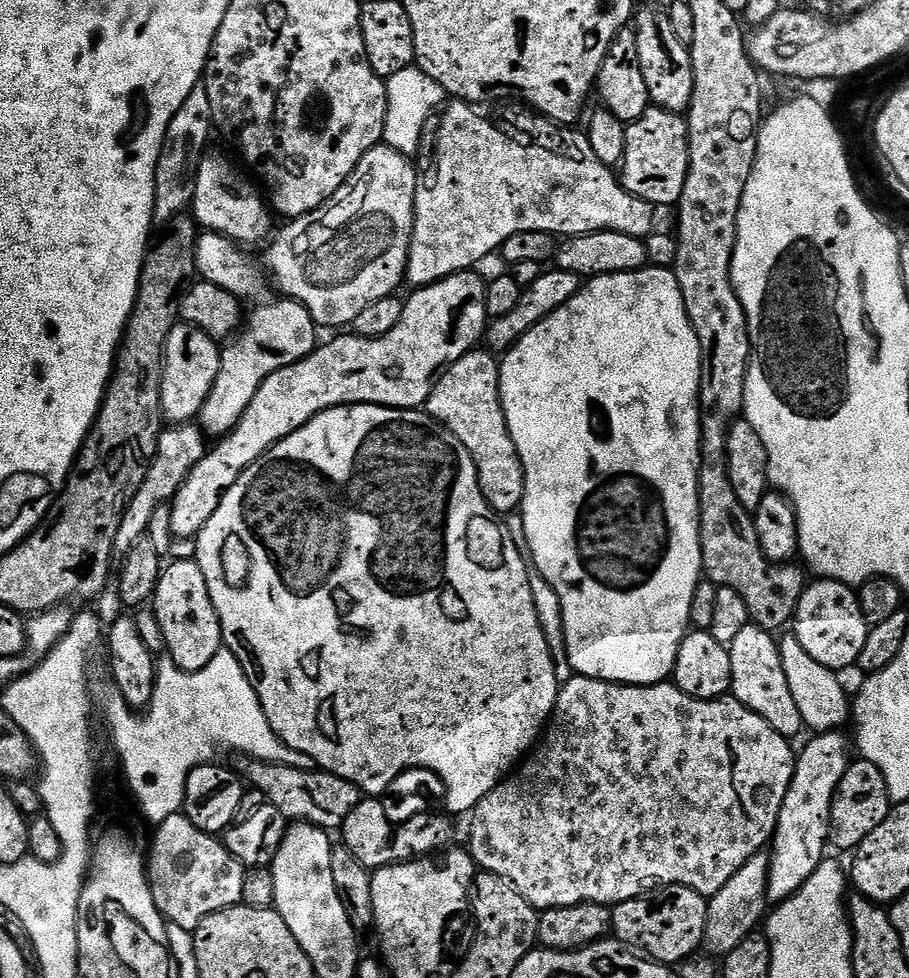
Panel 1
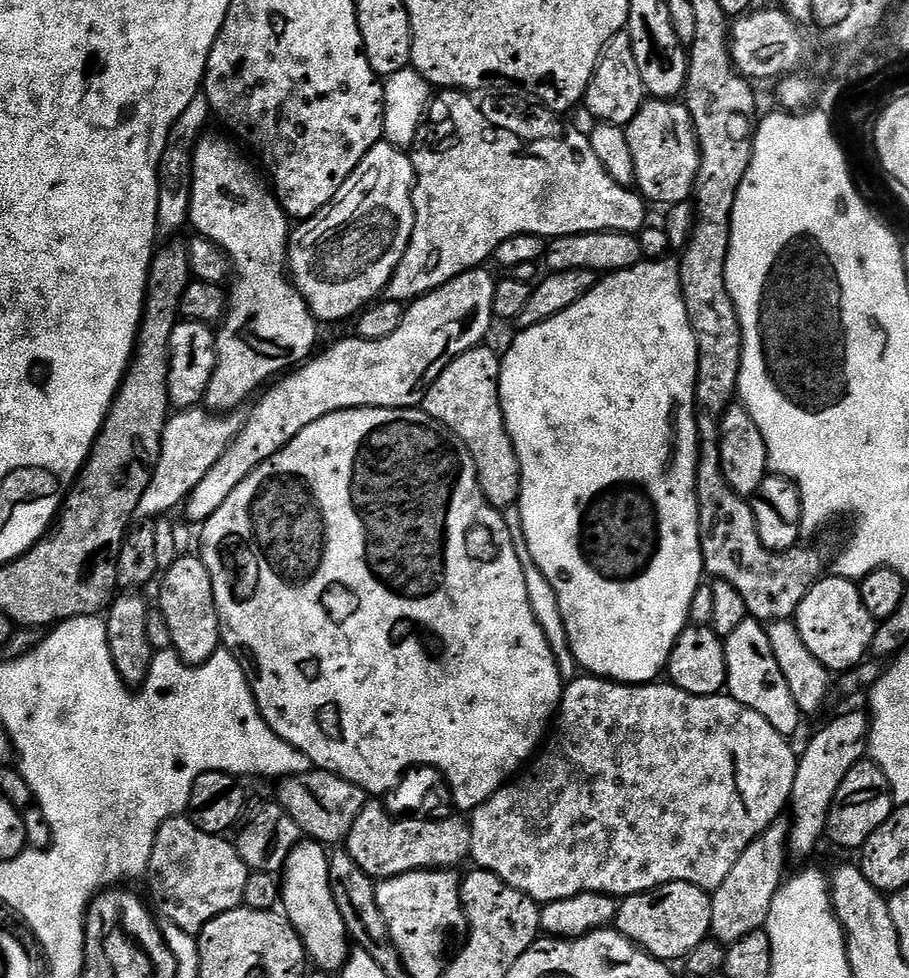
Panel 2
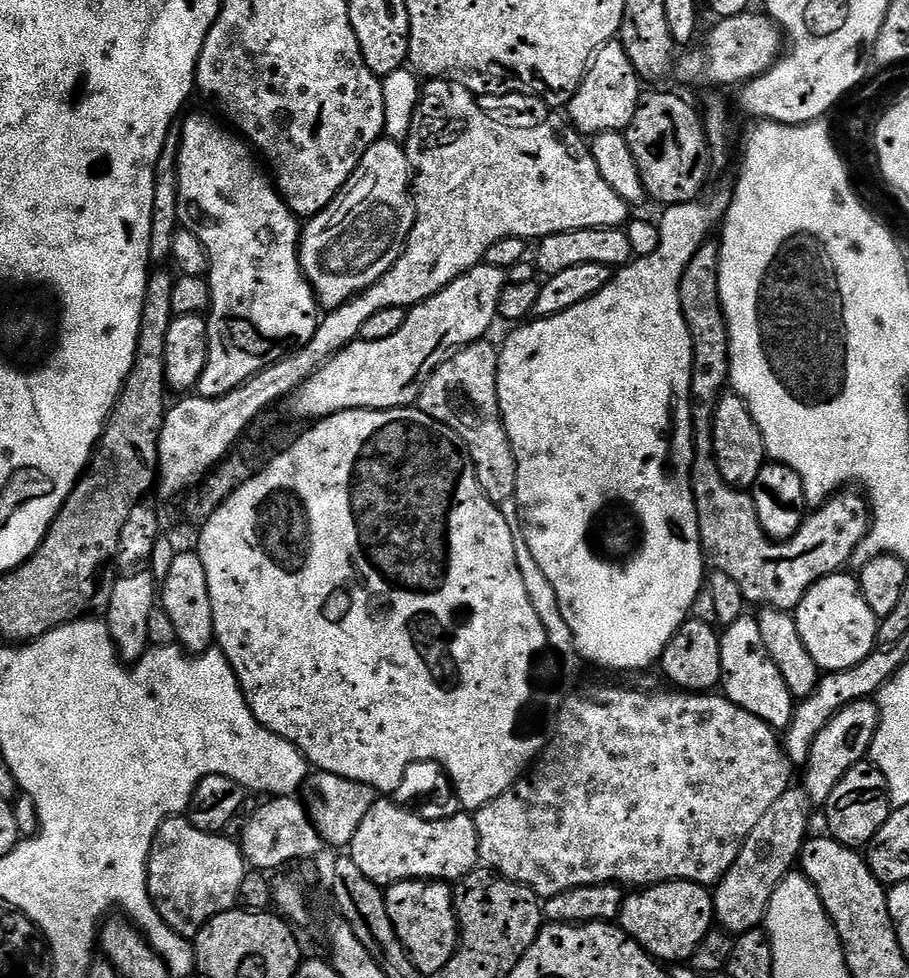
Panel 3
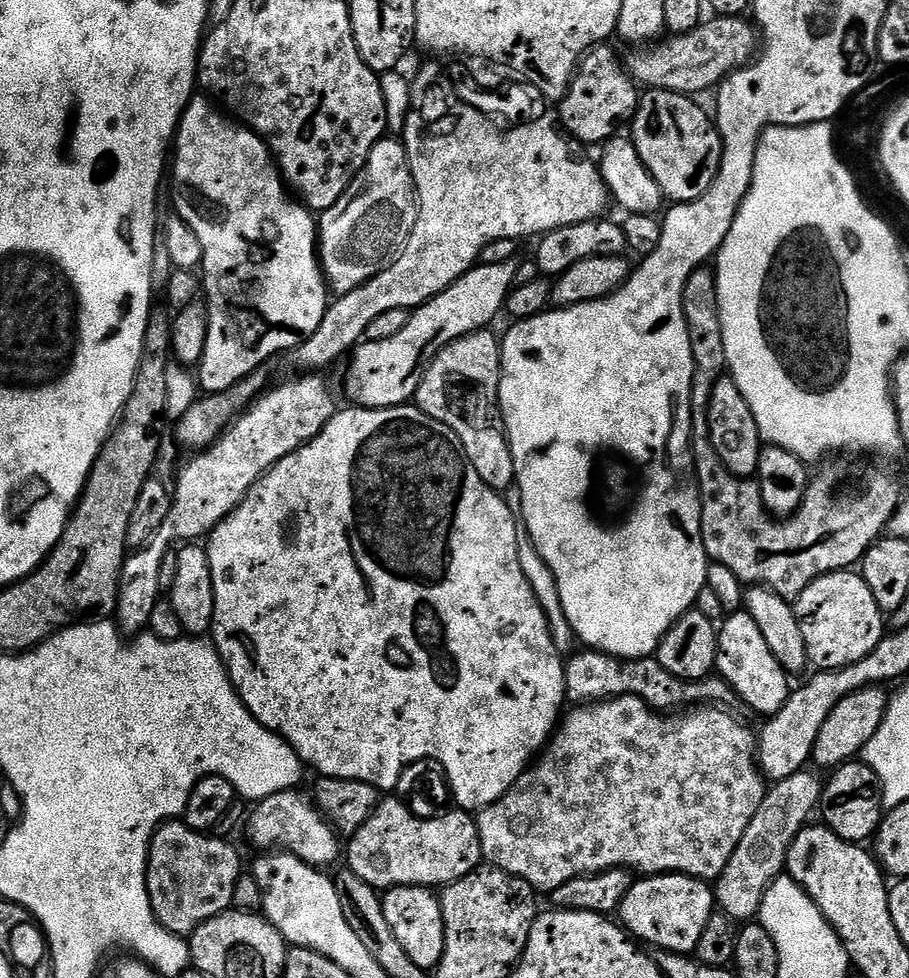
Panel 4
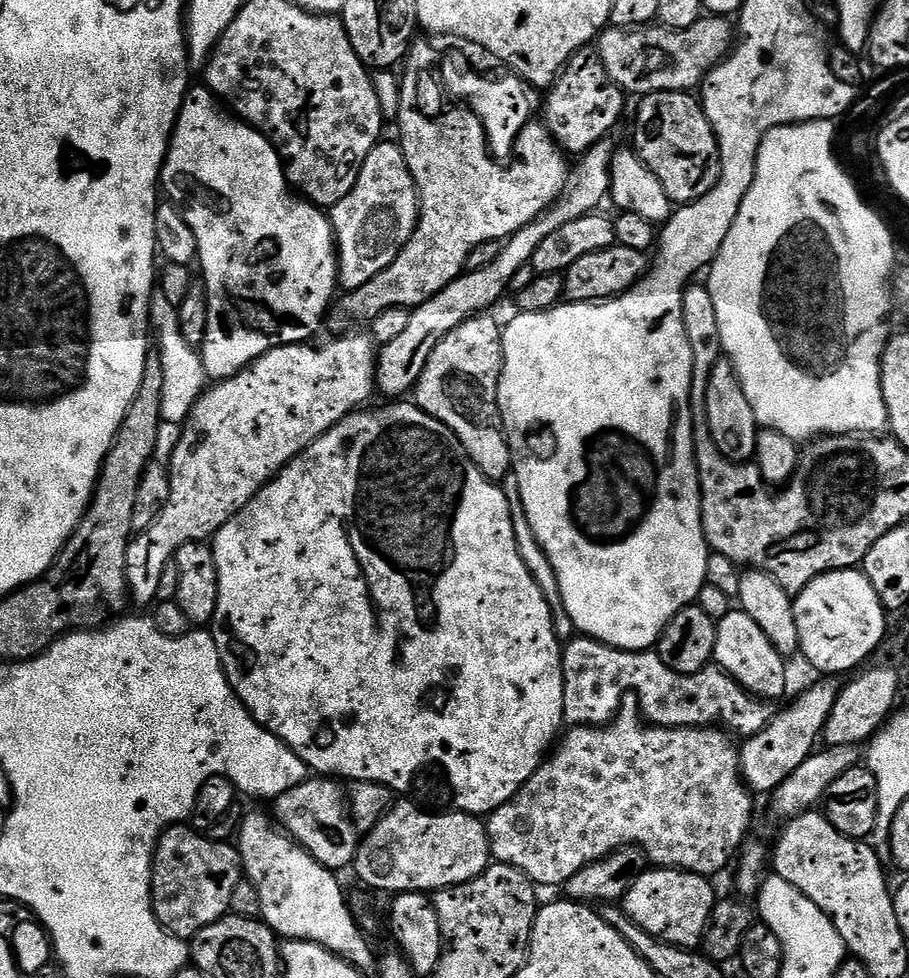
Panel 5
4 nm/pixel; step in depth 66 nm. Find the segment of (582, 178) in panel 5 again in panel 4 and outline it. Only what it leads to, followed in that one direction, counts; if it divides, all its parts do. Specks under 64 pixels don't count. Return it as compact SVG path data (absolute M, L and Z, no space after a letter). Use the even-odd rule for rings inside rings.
M512 260L497 264L477 263L446 290L442 290L409 315L406 327L386 342L369 340L351 353L348 392L353 401L366 408L397 408L415 397L424 371L450 342L471 332L487 329L499 312L505 311L508 294L516 284L516 264Z

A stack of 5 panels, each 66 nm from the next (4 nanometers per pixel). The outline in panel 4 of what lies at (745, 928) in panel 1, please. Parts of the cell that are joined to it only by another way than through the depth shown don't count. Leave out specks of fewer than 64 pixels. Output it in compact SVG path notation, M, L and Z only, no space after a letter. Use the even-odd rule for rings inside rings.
M805 770L798 774L790 774L790 778L782 778L775 781L765 791L762 798L762 806L758 806L758 814L754 814L754 819L750 821L750 826L746 826L746 834L742 834L742 842L738 842L738 850L730 854L730 862L726 862L726 870L716 877L714 881L714 895L719 911L737 922L752 922L759 917L762 898L766 890L785 871L788 862L788 851L798 838L798 834L809 823L808 820L819 809L820 794L822 791L822 780L815 776L817 773L812 770Z

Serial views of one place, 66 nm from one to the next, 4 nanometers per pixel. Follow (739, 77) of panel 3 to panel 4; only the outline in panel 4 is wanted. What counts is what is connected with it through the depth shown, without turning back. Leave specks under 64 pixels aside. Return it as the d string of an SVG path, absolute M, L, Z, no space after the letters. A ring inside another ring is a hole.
M716 16L701 22L690 34L669 35L659 42L637 47L626 56L626 71L641 89L661 88L671 92L697 94L715 89L736 69L757 55L758 32L744 16Z

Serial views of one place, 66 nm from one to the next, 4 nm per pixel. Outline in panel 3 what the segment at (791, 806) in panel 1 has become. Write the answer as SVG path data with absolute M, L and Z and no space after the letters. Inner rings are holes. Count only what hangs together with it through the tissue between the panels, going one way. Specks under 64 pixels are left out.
M871 699L859 700L834 714L826 726L822 726L822 734L814 738L814 746L808 751L808 763L803 765L804 781L802 787L813 805L822 806L830 798L834 786L842 782L842 774L850 770L860 760L869 755L872 739L878 730L880 709Z

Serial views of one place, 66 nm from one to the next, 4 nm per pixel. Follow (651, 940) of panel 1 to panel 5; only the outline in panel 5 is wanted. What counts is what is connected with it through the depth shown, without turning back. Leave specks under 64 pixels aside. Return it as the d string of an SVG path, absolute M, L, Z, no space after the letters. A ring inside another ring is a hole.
M659 866L641 871L632 881L630 890L622 901L624 913L646 934L658 938L667 944L679 948L701 947L706 930L706 922L710 918L710 910L715 906L718 893L712 889L713 881L707 876L699 876L696 872L684 872L680 868L661 868Z

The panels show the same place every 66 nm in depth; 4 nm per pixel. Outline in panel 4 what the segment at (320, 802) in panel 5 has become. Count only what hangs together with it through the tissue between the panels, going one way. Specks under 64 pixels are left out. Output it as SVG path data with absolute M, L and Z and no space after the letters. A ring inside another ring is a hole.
M291 788L278 794L270 794L270 798L259 801L252 812L252 817L248 820L248 836L256 844L261 844L261 849L275 850L277 852L289 852L291 856L296 856L302 862L311 864L314 868L327 869L327 864L332 864L342 856L342 840L335 828L325 820L316 806L316 801L311 795L300 792L296 788Z

